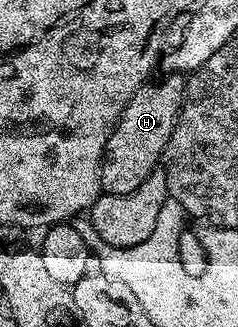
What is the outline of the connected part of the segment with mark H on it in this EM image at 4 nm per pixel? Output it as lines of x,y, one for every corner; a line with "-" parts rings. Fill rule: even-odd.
170,73
163,81
151,80
132,95
132,99
124,107
124,111
118,116
118,122
110,130
110,138
106,149
102,152
102,159
98,167
98,179
101,188
112,195
128,195
128,191
136,191
148,175
152,175
154,169
159,168
162,156
166,150
166,144
174,133
174,127
178,123
178,115
182,111
182,99
186,95
186,77
180,73

